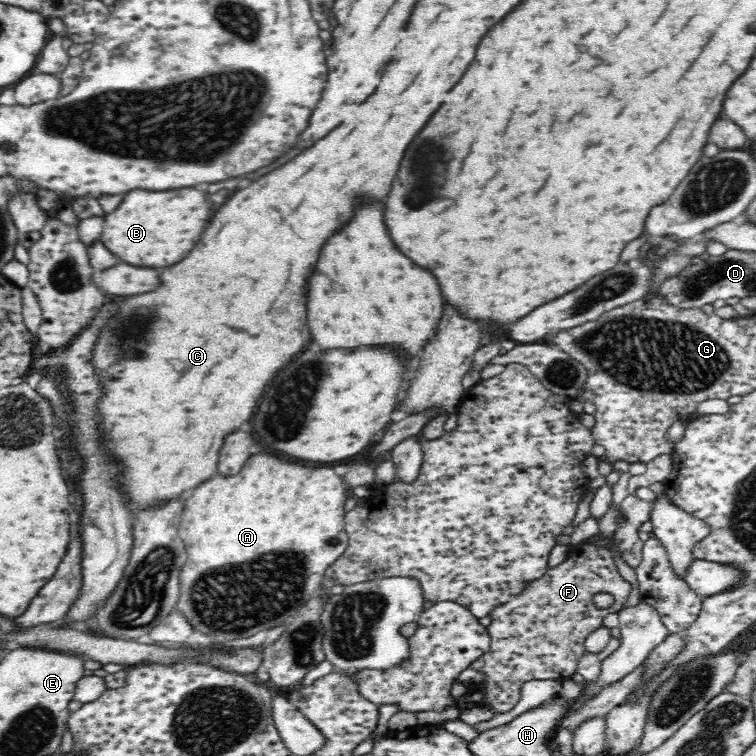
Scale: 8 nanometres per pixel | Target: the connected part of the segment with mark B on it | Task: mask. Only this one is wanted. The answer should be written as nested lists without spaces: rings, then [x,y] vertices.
[[[132,190],[124,196],[122,204],[114,212],[106,213],[106,224],[100,236],[108,249],[136,266],[172,266],[188,256],[194,244],[200,240],[206,224],[210,222],[212,202],[208,192],[192,190],[180,196],[178,192],[148,192]]]

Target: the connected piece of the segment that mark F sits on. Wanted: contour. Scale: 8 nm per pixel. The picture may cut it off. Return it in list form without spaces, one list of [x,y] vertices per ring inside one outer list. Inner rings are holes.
[[[579,544],[573,547],[570,551],[570,556],[568,556],[563,563],[560,563],[555,567],[549,567],[549,569],[546,571],[546,574],[544,574],[544,577],[540,577],[538,580],[533,580],[533,582],[530,582],[526,588],[522,590],[522,594],[520,594],[520,596],[507,604],[497,606],[494,608],[494,610],[492,610],[492,612],[490,612],[489,617],[491,618],[491,623],[487,626],[488,634],[491,636],[490,648],[485,653],[482,653],[482,656],[479,656],[476,660],[474,660],[474,662],[469,664],[469,668],[472,668],[472,670],[476,670],[476,672],[480,672],[480,674],[482,674],[482,680],[478,684],[466,685],[467,690],[469,692],[477,692],[478,694],[481,694],[483,699],[479,702],[479,704],[483,704],[483,706],[488,708],[488,710],[491,710],[494,715],[504,714],[504,712],[512,710],[512,708],[518,704],[518,701],[521,697],[521,686],[524,684],[524,682],[528,682],[529,680],[561,681],[570,677],[572,673],[575,673],[577,670],[578,659],[587,651],[585,647],[586,637],[590,635],[592,631],[595,631],[600,625],[602,625],[602,620],[604,620],[608,614],[612,614],[613,612],[618,613],[624,608],[624,604],[626,604],[626,600],[628,600],[630,592],[632,592],[630,583],[628,583],[628,581],[626,581],[624,577],[620,575],[618,566],[614,561],[614,557],[607,548],[590,544]],[[596,593],[611,594],[615,600],[614,604],[612,604],[610,608],[598,608],[592,600],[592,595]]]

